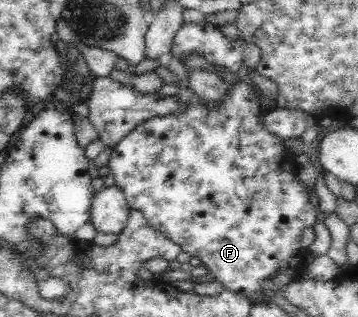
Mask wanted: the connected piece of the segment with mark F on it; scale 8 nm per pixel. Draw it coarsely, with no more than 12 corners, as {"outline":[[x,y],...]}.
{"outline":[[243,81],[114,145],[130,209],[249,299],[317,207]]}

